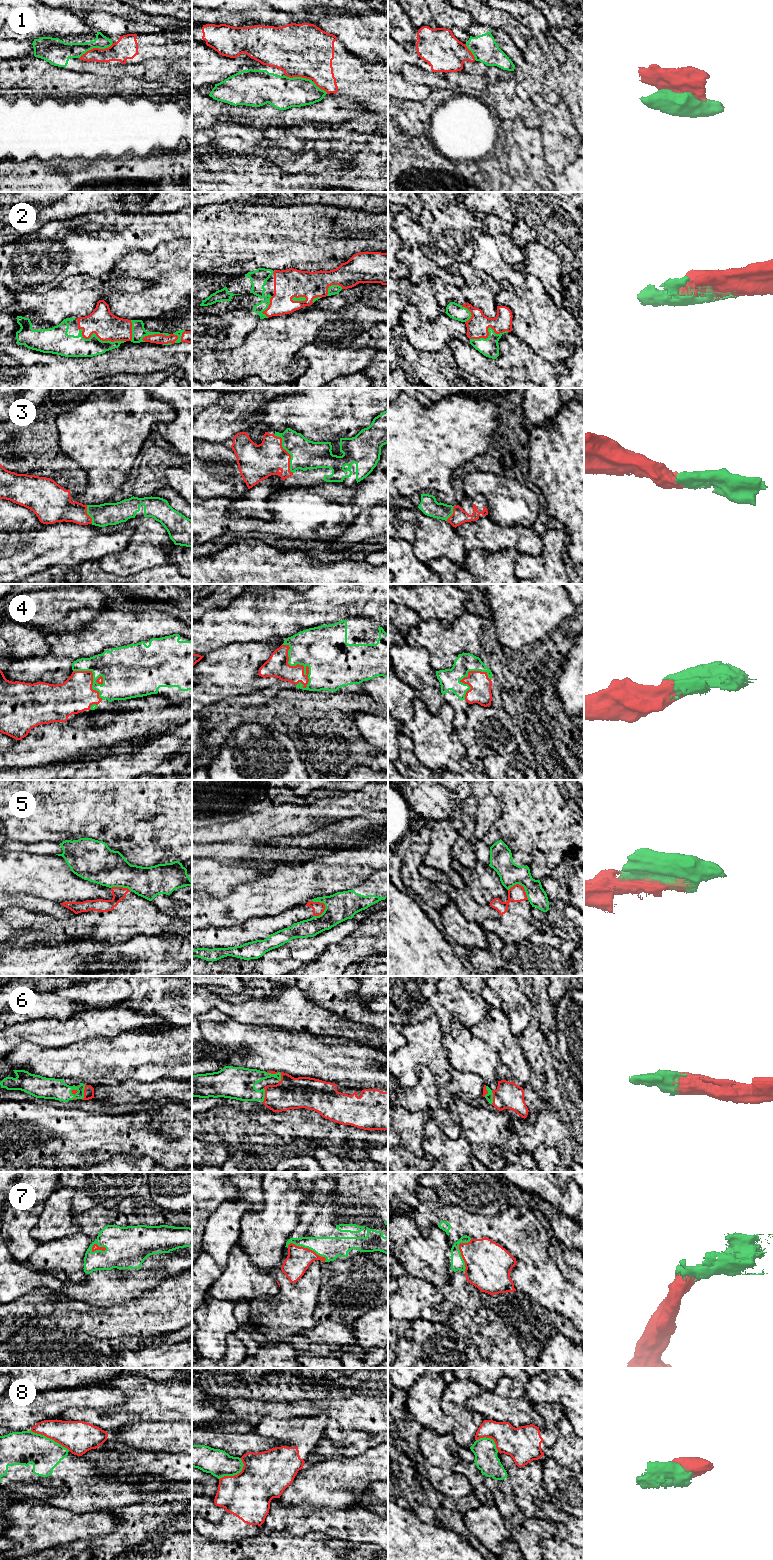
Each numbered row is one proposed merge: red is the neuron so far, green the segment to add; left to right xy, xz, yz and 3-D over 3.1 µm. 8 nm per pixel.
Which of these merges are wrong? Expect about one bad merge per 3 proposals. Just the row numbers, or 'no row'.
1, 5, 8

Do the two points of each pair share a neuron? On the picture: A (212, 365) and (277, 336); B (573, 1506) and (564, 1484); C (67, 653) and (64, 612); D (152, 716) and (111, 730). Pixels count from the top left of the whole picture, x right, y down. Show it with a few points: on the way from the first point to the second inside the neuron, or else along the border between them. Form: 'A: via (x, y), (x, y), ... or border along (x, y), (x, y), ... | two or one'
A: via (228, 365), (239, 363), (261, 352) | one
B: via (573, 1501), (573, 1493), (569, 1489) | one
C: border along (88, 625), (75, 632), (45, 633) | two
D: via (143, 726), (139, 730), (121, 730) | one

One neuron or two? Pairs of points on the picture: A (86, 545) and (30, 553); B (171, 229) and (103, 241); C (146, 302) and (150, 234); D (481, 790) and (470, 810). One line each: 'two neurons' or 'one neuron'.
A: one neuron
B: one neuron
C: two neurons
D: two neurons

